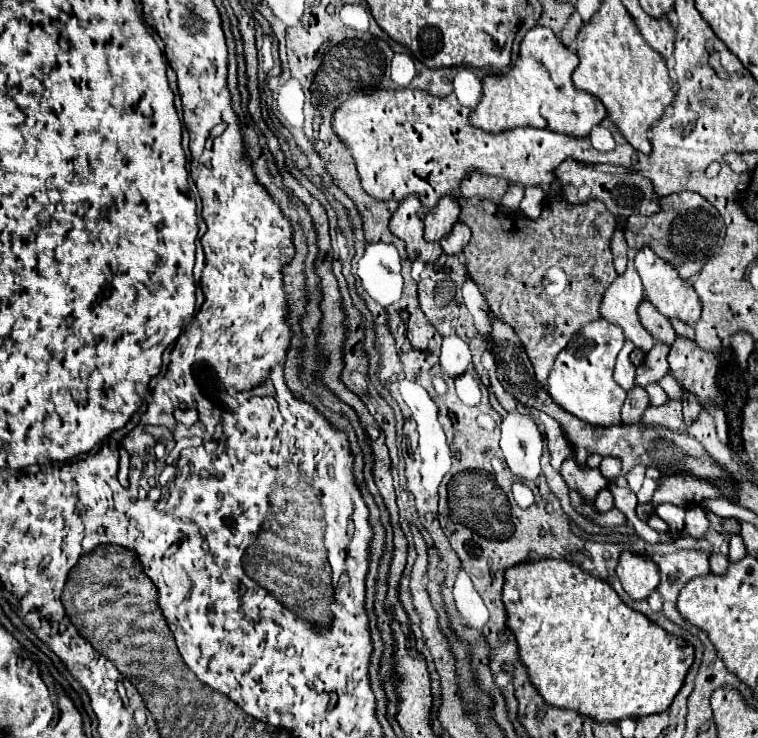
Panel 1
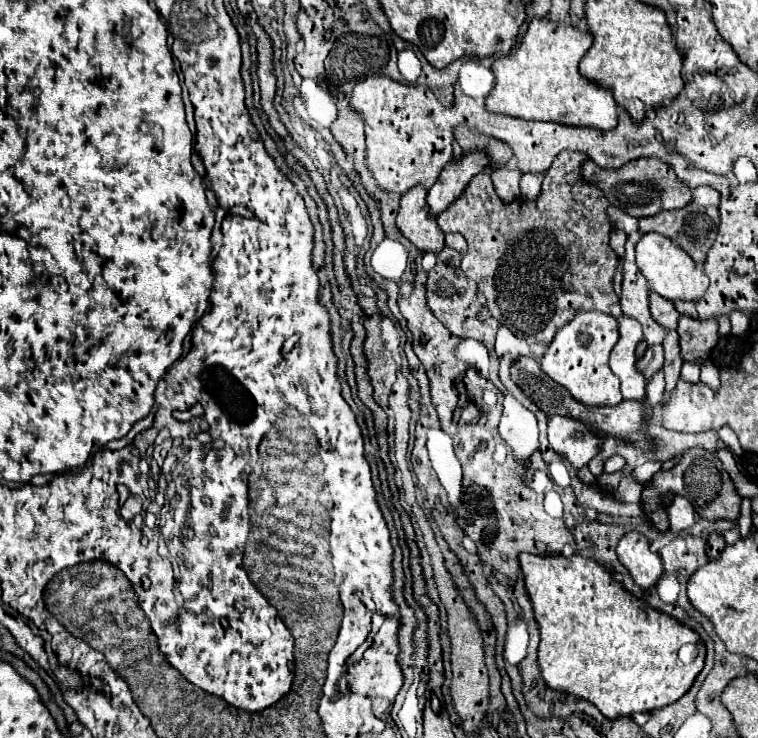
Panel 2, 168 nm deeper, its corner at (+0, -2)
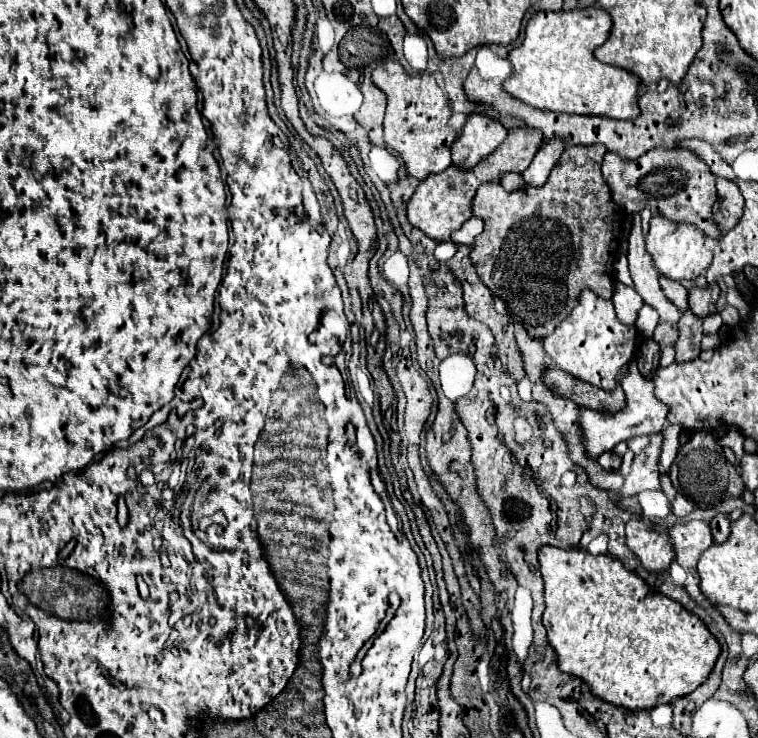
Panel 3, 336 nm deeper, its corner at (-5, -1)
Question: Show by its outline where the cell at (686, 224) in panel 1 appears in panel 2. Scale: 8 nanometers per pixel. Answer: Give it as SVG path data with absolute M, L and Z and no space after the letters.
M696 187L692 203L688 203L686 207L676 209L676 211L662 211L662 213L658 213L654 217L640 219L640 233L656 231L656 233L680 243L680 247L698 265L702 265L704 259L706 259L708 249L712 247L712 243L716 241L716 235L718 235L718 225L720 225L718 205L720 205L720 193L716 189L712 189L712 187Z

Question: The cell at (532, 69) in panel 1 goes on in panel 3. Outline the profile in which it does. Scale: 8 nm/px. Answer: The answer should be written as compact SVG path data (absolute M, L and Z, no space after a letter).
M599 6L573 12L533 14L525 28L523 44L509 52L513 72L503 82L503 90L539 110L581 116L607 116L615 120L635 118L639 112L639 78L623 68L615 68L593 58L593 50L607 40L609 28L611 18Z

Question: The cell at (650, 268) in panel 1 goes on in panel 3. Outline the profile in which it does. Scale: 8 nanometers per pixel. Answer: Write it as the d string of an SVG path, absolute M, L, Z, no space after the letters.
M661 216L651 218L651 228L645 236L645 248L651 254L657 270L663 276L677 280L677 282L683 282L683 280L693 282L697 276L707 272L707 268L713 260L713 254L705 244L705 234L699 228L695 228L693 224L677 224L677 222L665 220Z

